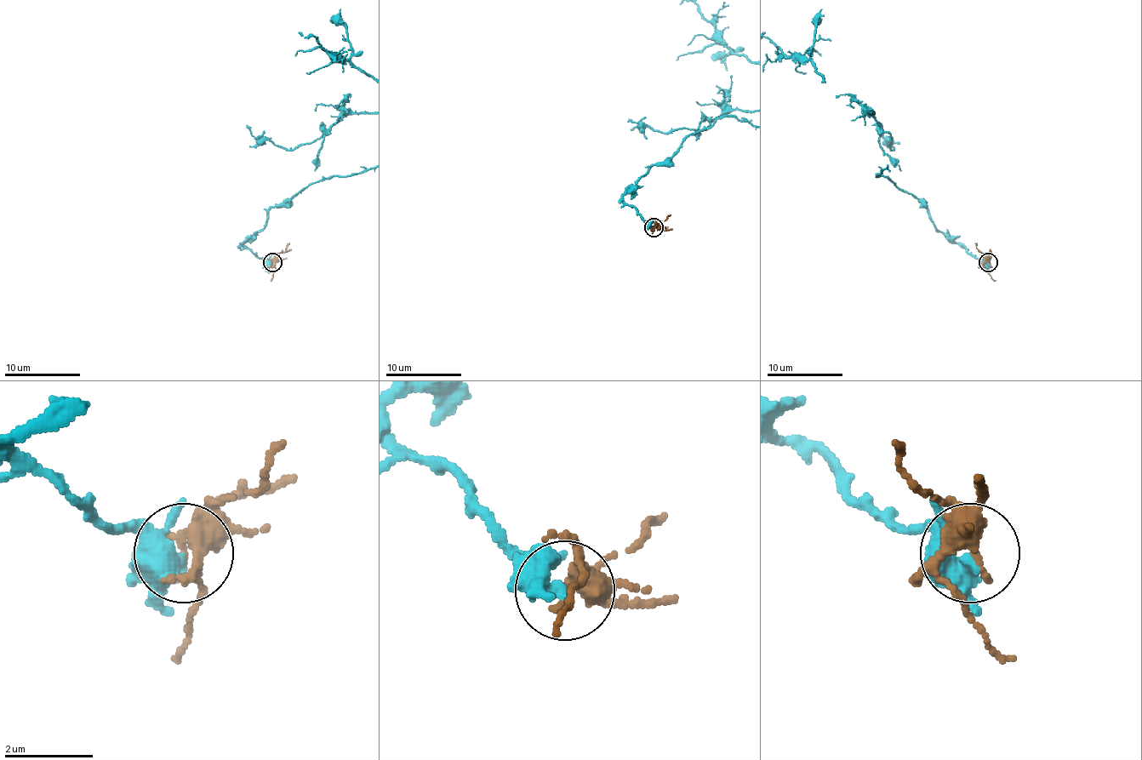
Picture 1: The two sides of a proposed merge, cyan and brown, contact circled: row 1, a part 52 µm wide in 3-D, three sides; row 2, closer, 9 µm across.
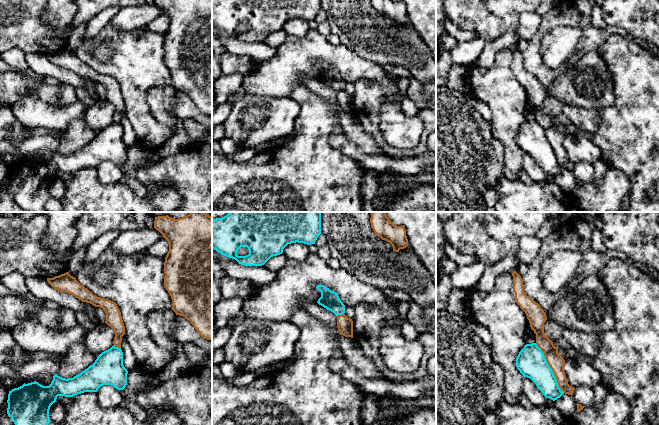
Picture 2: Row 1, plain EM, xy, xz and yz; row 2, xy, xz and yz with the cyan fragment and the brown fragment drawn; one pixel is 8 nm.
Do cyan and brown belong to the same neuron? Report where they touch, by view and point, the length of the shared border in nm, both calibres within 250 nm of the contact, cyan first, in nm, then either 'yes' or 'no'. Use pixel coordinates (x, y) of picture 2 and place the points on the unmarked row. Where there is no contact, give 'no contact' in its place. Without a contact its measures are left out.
contact yz (550, 144); length 460 nm; calibres 240 and 130 nm; no

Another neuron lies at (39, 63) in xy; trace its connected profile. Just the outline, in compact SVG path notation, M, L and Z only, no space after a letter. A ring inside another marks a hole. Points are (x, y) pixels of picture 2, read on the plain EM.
M26 53L25 60L28 68L38 75L56 78L60 83L69 84L74 88L84 87L96 100L106 97L106 89L102 84L87 85L83 78L72 70L54 65L44 53Z

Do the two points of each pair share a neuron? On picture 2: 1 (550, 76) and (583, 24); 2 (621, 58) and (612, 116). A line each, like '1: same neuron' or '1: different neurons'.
1: same neuron
2: same neuron

